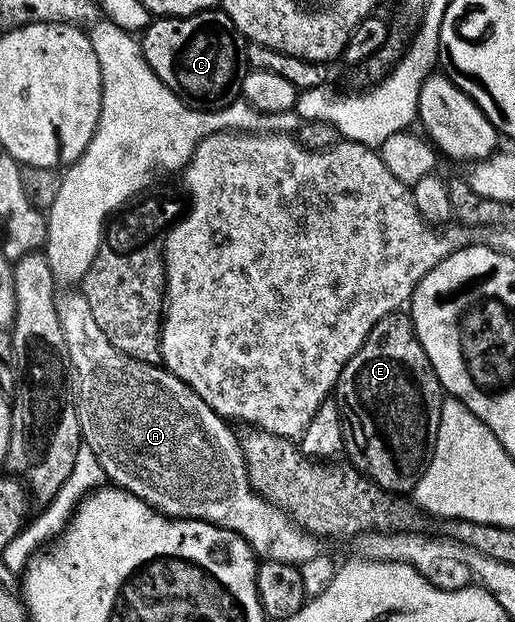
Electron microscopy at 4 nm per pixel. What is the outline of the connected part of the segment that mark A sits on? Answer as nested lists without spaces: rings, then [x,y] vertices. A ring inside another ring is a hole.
[[[83,292],[61,293],[56,307],[58,308],[58,324],[62,324],[62,336],[66,340],[66,348],[68,349],[68,369],[72,376],[72,385],[76,396],[76,415],[78,416],[80,436],[83,445],[88,446],[90,452],[94,452],[94,456],[98,456],[98,464],[102,464],[105,479],[111,485],[138,496],[146,504],[159,510],[161,514],[167,514],[169,518],[193,518],[232,530],[238,536],[242,536],[242,540],[246,540],[248,547],[260,560],[284,561],[286,564],[299,567],[300,563],[311,560],[314,556],[322,553],[321,539],[317,538],[315,534],[308,534],[302,527],[295,525],[284,511],[279,510],[274,503],[267,502],[250,484],[248,465],[244,462],[244,453],[240,451],[238,434],[231,430],[233,427],[225,419],[214,412],[214,408],[210,408],[210,404],[206,404],[206,400],[202,400],[202,396],[198,396],[198,392],[194,392],[186,383],[178,380],[178,376],[174,376],[169,370],[164,369],[163,365],[139,362],[118,352],[118,348],[114,348],[114,344],[110,344],[110,340],[106,340],[106,336],[102,336],[102,328],[98,328],[94,316],[90,313],[90,304],[86,304],[86,296]]]

